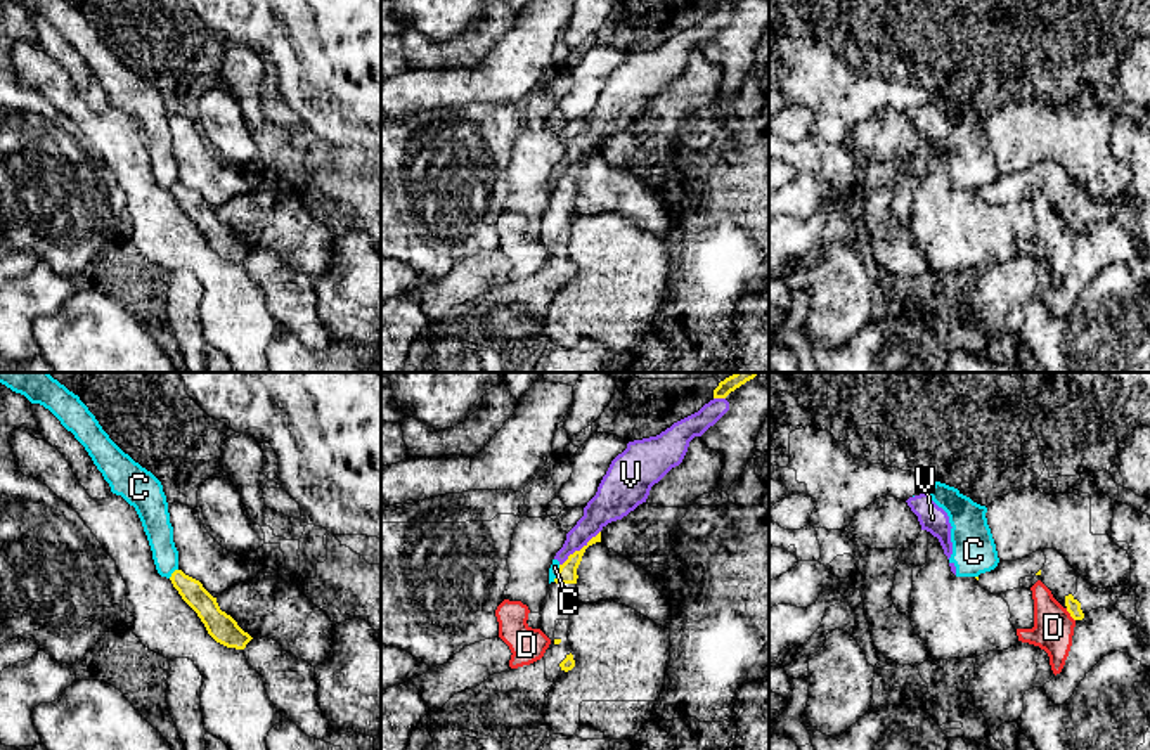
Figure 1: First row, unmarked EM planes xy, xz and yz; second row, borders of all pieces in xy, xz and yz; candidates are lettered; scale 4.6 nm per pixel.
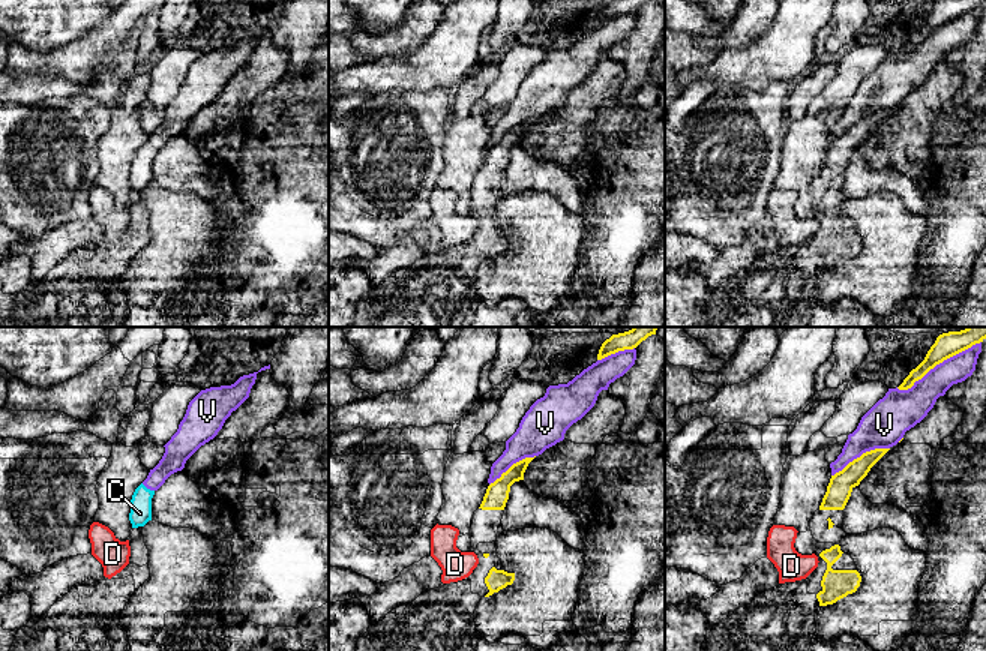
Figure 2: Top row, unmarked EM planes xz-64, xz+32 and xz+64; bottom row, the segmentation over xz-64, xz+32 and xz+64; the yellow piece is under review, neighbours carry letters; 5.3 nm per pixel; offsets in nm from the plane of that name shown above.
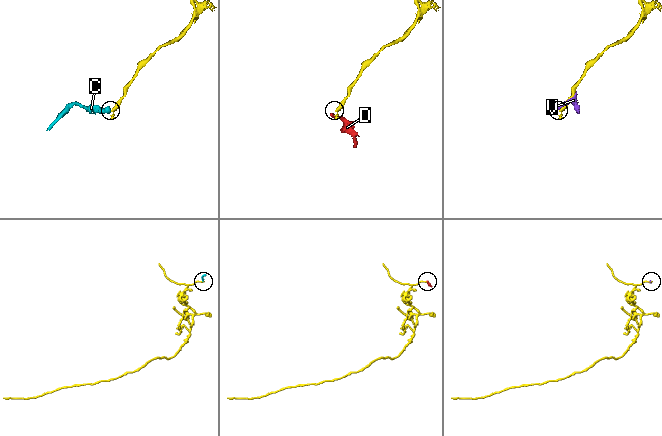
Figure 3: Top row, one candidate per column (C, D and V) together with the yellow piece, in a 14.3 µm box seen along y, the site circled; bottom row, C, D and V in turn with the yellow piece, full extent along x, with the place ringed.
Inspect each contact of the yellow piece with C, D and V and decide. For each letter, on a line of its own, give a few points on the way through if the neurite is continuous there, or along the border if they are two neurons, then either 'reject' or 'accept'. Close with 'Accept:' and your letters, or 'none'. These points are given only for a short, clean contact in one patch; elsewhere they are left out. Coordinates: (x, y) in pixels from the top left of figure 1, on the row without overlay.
C: border along xy (177, 181), (168, 189); reject
D: border along yz (1066, 220), (1074, 232); reject
V: reject
Accept: none

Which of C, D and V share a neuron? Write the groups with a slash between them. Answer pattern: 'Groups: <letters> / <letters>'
Groups: C V / D

